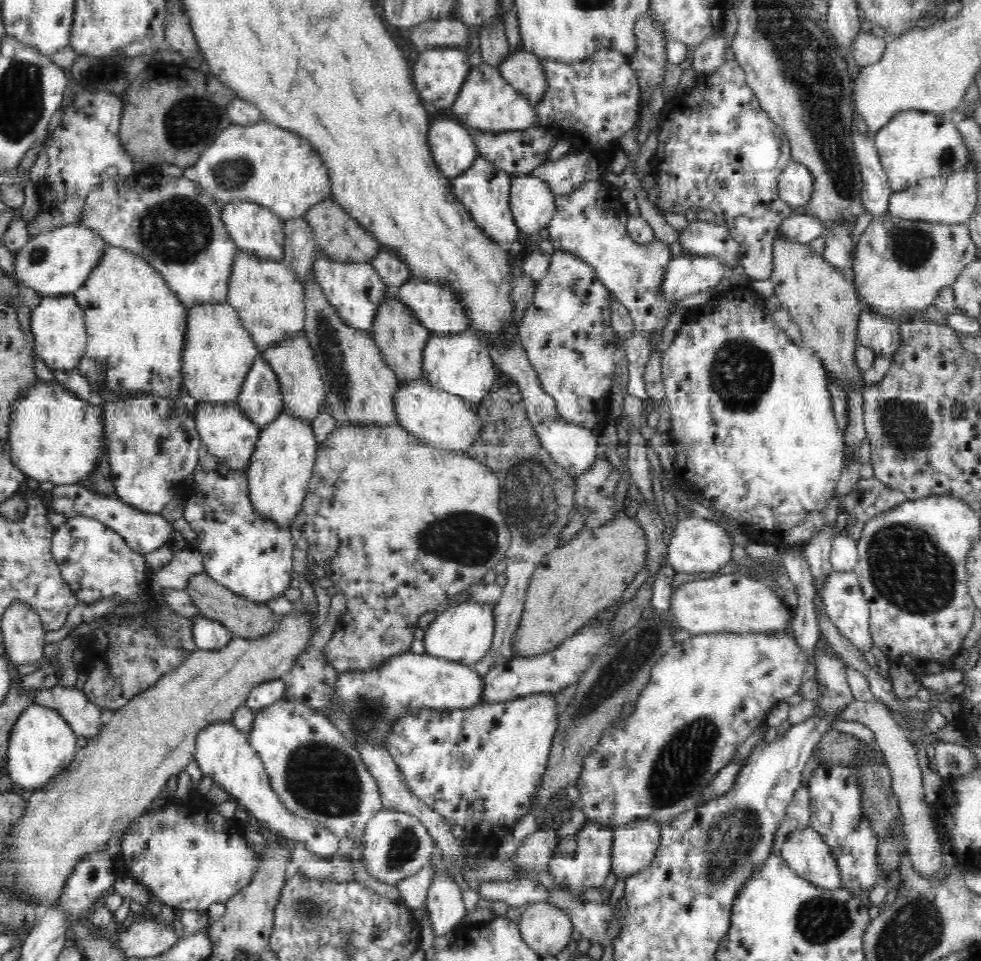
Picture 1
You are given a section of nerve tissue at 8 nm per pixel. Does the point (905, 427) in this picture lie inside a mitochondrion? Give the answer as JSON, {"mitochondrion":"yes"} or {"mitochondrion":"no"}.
{"mitochondrion":"yes"}

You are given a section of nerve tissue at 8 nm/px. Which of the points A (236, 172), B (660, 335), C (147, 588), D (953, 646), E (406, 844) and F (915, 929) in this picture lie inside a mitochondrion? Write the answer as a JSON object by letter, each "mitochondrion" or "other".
{"A":"mitochondrion","B":"other","C":"other","D":"other","E":"mitochondrion","F":"mitochondrion"}

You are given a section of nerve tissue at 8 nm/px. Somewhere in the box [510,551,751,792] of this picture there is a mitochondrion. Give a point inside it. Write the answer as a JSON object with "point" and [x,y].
{"point":[625,664]}

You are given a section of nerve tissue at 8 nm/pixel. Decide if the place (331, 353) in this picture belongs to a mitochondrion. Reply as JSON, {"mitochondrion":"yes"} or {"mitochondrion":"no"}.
{"mitochondrion":"yes"}

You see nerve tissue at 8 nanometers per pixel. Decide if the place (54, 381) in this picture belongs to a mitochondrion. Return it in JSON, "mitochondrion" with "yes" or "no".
{"mitochondrion":"no"}

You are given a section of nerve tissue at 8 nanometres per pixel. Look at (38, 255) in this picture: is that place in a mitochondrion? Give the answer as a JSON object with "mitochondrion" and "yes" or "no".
{"mitochondrion":"yes"}

